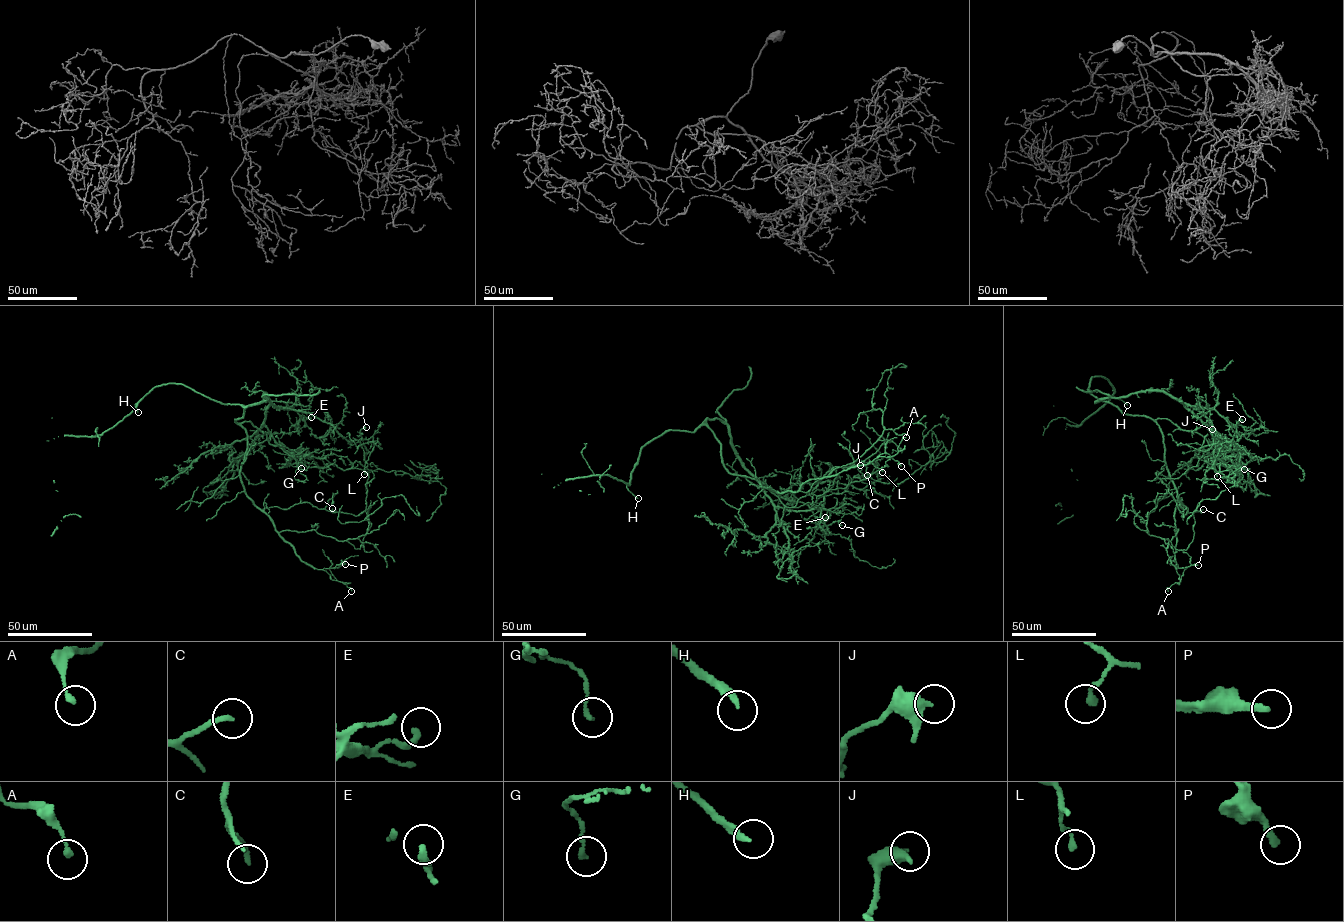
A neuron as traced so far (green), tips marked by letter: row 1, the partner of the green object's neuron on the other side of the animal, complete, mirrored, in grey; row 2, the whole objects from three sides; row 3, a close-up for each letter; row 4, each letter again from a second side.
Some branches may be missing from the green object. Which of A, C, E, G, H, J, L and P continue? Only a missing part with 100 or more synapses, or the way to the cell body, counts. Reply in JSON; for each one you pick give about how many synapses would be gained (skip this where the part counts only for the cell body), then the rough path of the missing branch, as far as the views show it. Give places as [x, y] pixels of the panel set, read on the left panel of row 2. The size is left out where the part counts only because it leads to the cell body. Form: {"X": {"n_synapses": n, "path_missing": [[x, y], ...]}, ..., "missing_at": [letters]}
{"H": {"n_synapses": 250, "path_missing": [[138, 412], [124, 464], [135, 513], [127, 563], [82, 603], [74, 615], [85, 632], [70, 636], [97, 633]]}, "P": {"n_synapses": 140, "path_missing": [[345, 564], [345, 558], [350, 558], [377, 576], [389, 576], [404, 584], [413, 575], [422, 576]]}, "missing_at": ["H", "P"]}

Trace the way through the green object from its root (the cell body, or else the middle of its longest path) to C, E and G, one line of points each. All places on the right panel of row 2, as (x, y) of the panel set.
C: (1132, 415), (1148, 416), (1158, 426), (1166, 469), (1186, 507), (1181, 508), (1180, 501), (1188, 513), (1203, 509)
E: (1132, 415), (1106, 401), (1096, 402), (1164, 390), (1184, 403), (1215, 409), (1231, 426), (1242, 419)
G: (1132, 415), (1167, 419), (1182, 429), (1198, 433), (1214, 449), (1236, 449), (1244, 469)

